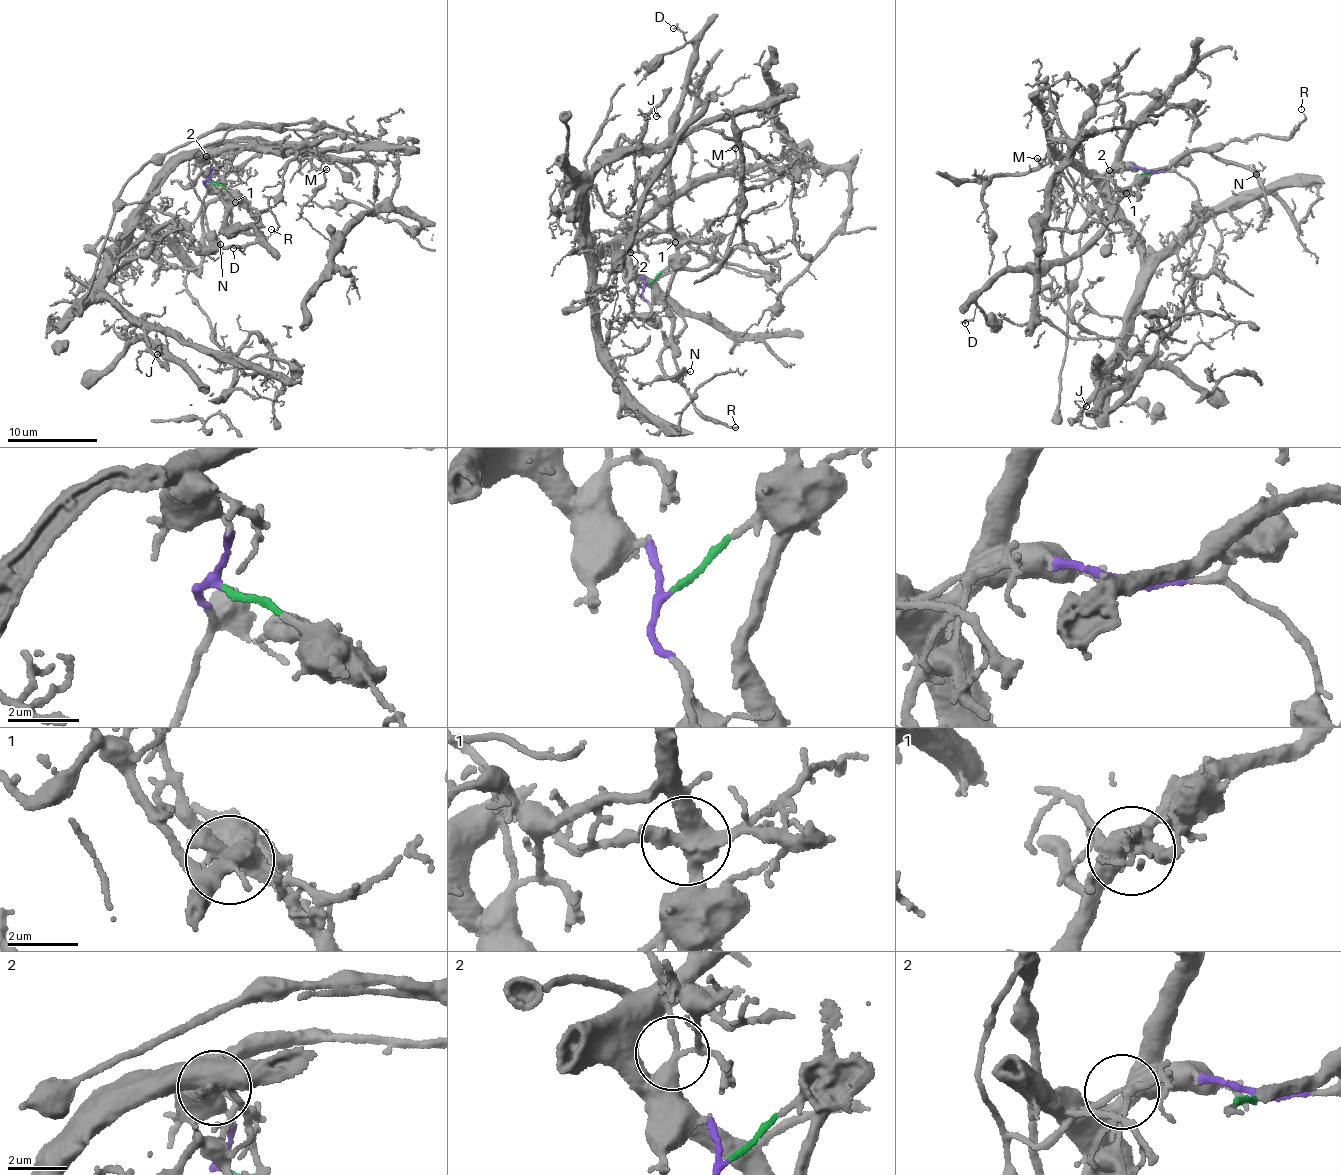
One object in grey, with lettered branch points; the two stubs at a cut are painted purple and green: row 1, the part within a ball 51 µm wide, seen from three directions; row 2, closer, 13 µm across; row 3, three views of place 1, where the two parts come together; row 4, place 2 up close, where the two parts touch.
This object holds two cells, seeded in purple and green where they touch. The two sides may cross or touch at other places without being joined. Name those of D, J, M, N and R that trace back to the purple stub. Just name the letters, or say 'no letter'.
J, M

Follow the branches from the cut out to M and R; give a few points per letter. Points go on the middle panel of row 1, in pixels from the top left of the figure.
M: (646, 284), (643, 273), (633, 264), (630, 234), (672, 201), (734, 160), (736, 148)
R: (646, 284), (672, 268), (666, 300), (673, 319), (671, 345), (680, 380), (703, 417), (735, 427)

